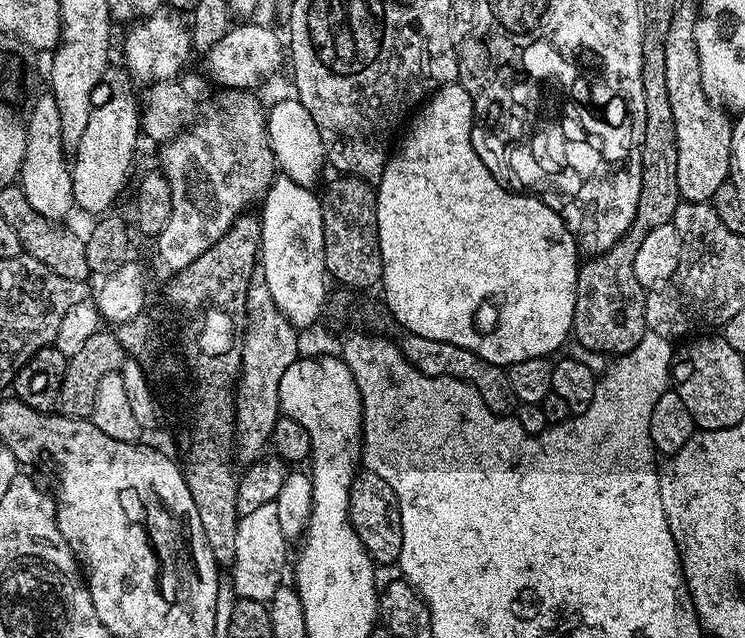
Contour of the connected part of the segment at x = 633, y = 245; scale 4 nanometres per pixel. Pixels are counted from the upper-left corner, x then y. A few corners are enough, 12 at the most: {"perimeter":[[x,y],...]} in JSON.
{"perimeter":[[638,202],[624,237],[579,265],[572,336],[619,358],[642,342],[644,236],[674,202]]}

